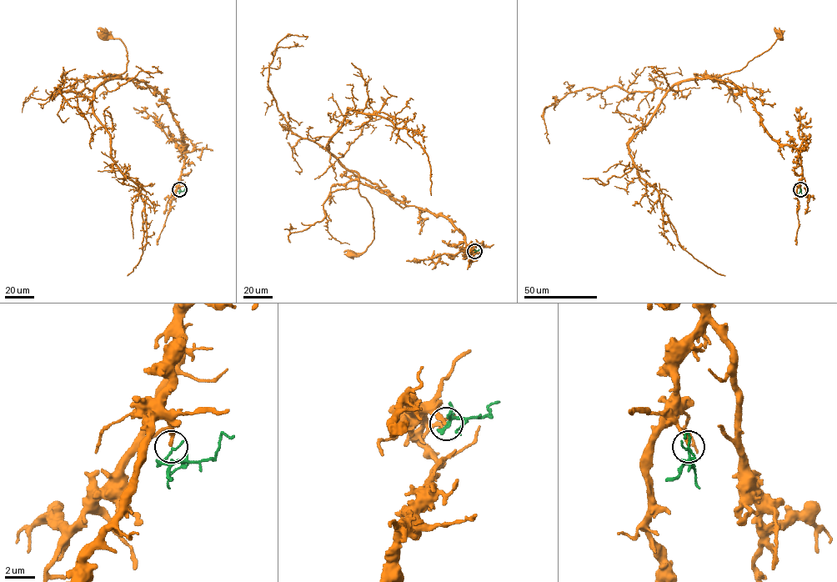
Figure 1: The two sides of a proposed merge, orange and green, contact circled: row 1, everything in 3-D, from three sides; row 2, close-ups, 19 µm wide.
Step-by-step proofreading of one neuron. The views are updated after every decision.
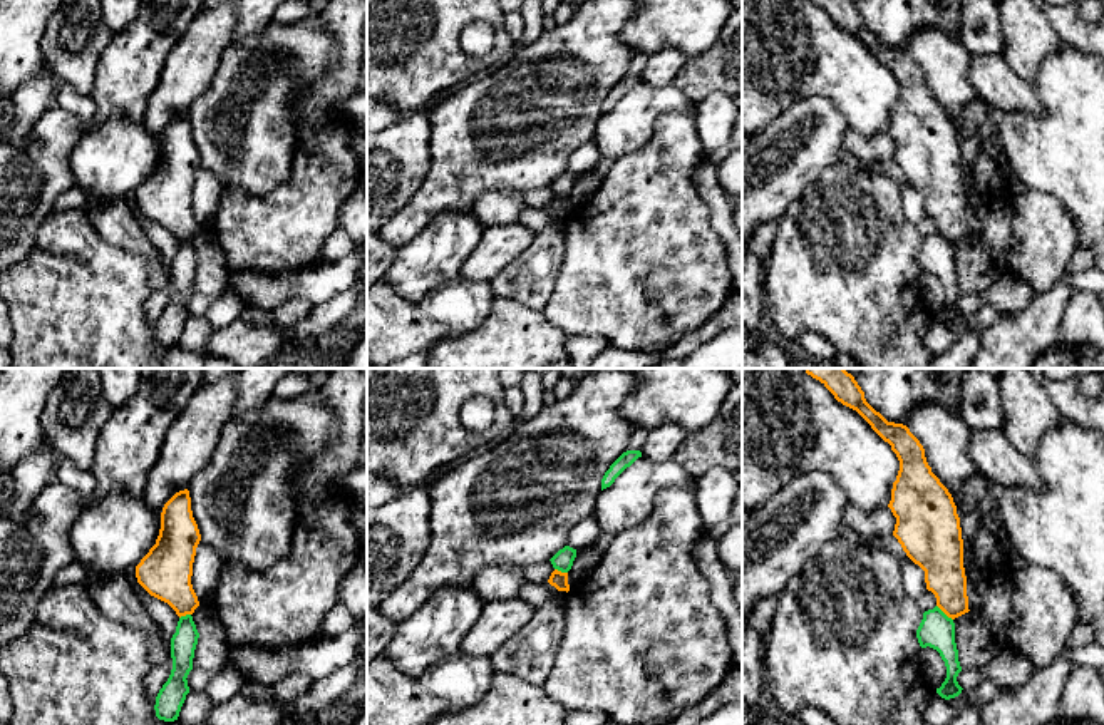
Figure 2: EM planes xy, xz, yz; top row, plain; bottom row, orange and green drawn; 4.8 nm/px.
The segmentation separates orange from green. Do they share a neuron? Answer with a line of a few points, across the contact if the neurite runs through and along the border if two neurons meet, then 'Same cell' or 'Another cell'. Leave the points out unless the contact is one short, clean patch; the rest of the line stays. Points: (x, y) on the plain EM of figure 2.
Line: yz (937, 230), (952, 245). Another cell

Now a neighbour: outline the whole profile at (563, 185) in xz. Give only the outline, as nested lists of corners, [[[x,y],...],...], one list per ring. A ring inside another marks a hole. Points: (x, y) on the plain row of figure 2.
[[[565,171],[549,186],[555,194],[568,198],[573,191],[575,183],[576,183],[576,174]]]

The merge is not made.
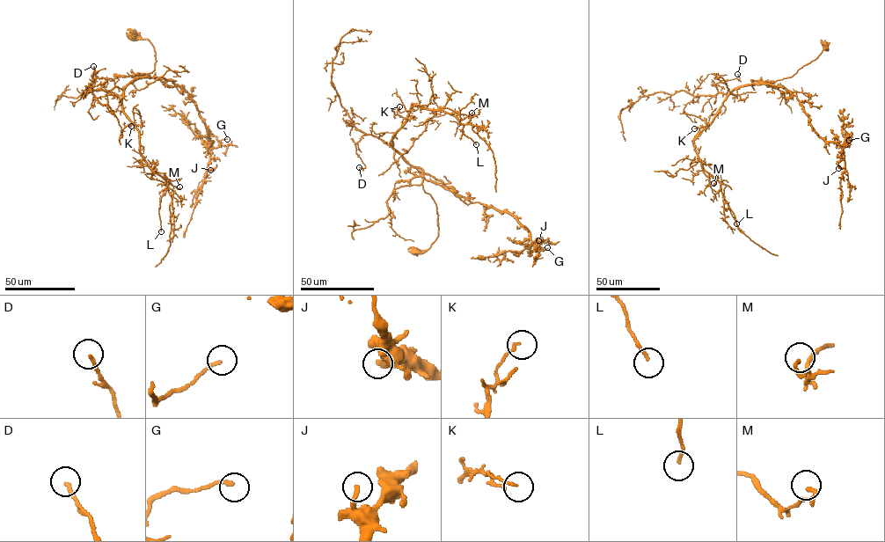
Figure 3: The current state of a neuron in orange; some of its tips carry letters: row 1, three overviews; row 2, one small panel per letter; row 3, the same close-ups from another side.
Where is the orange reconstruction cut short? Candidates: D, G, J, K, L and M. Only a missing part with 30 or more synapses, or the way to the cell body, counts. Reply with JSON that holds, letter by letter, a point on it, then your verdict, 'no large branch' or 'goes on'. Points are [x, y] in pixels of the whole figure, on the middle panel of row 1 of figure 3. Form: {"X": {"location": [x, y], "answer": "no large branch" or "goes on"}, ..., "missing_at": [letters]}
{"D": {"location": [359, 167], "answer": "no large branch"}, "G": {"location": [547, 247], "answer": "no large branch"}, "J": {"location": [538, 240], "answer": "no large branch"}, "K": {"location": [399, 106], "answer": "no large branch"}, "L": {"location": [476, 144], "answer": "no large branch"}, "M": {"location": [471, 113], "answer": "no large branch"}, "missing_at": []}

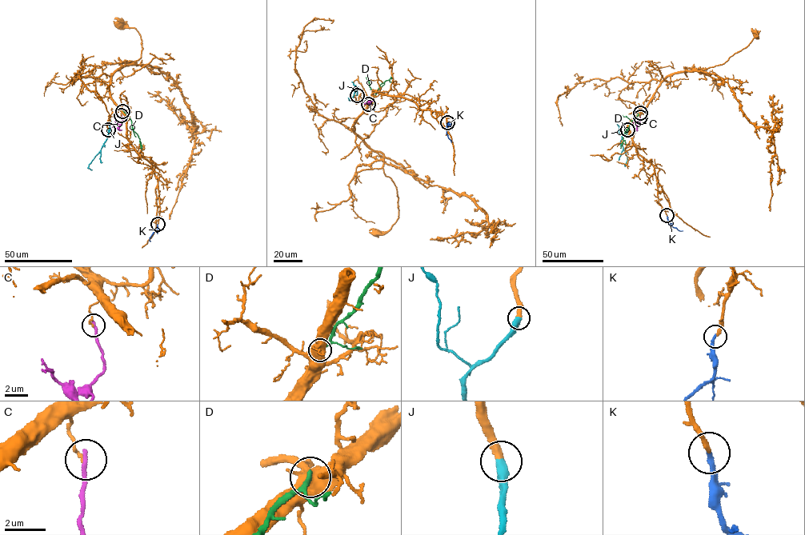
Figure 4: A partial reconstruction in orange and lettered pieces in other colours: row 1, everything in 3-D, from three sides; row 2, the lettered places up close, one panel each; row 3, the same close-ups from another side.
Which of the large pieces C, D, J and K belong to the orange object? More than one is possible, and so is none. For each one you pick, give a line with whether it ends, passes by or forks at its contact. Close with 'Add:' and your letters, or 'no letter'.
J: It ends there
K: It ends there
Add: J, K

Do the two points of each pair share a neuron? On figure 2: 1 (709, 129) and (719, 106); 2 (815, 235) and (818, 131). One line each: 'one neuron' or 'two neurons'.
1: one neuron
2: two neurons

